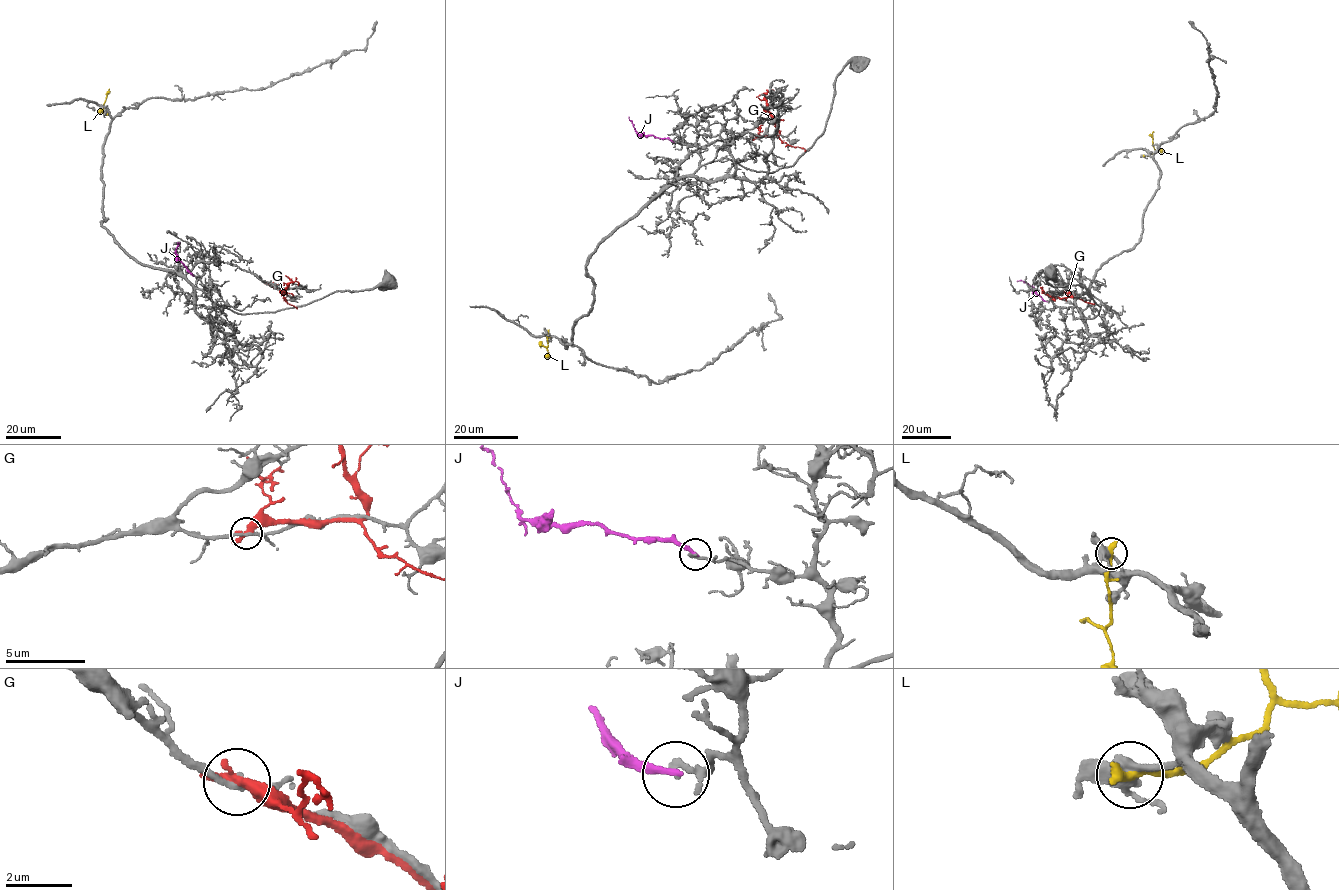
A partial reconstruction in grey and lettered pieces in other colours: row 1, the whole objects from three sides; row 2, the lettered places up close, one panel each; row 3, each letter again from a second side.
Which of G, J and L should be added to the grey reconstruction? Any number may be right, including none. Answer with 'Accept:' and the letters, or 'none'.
Accept: none

